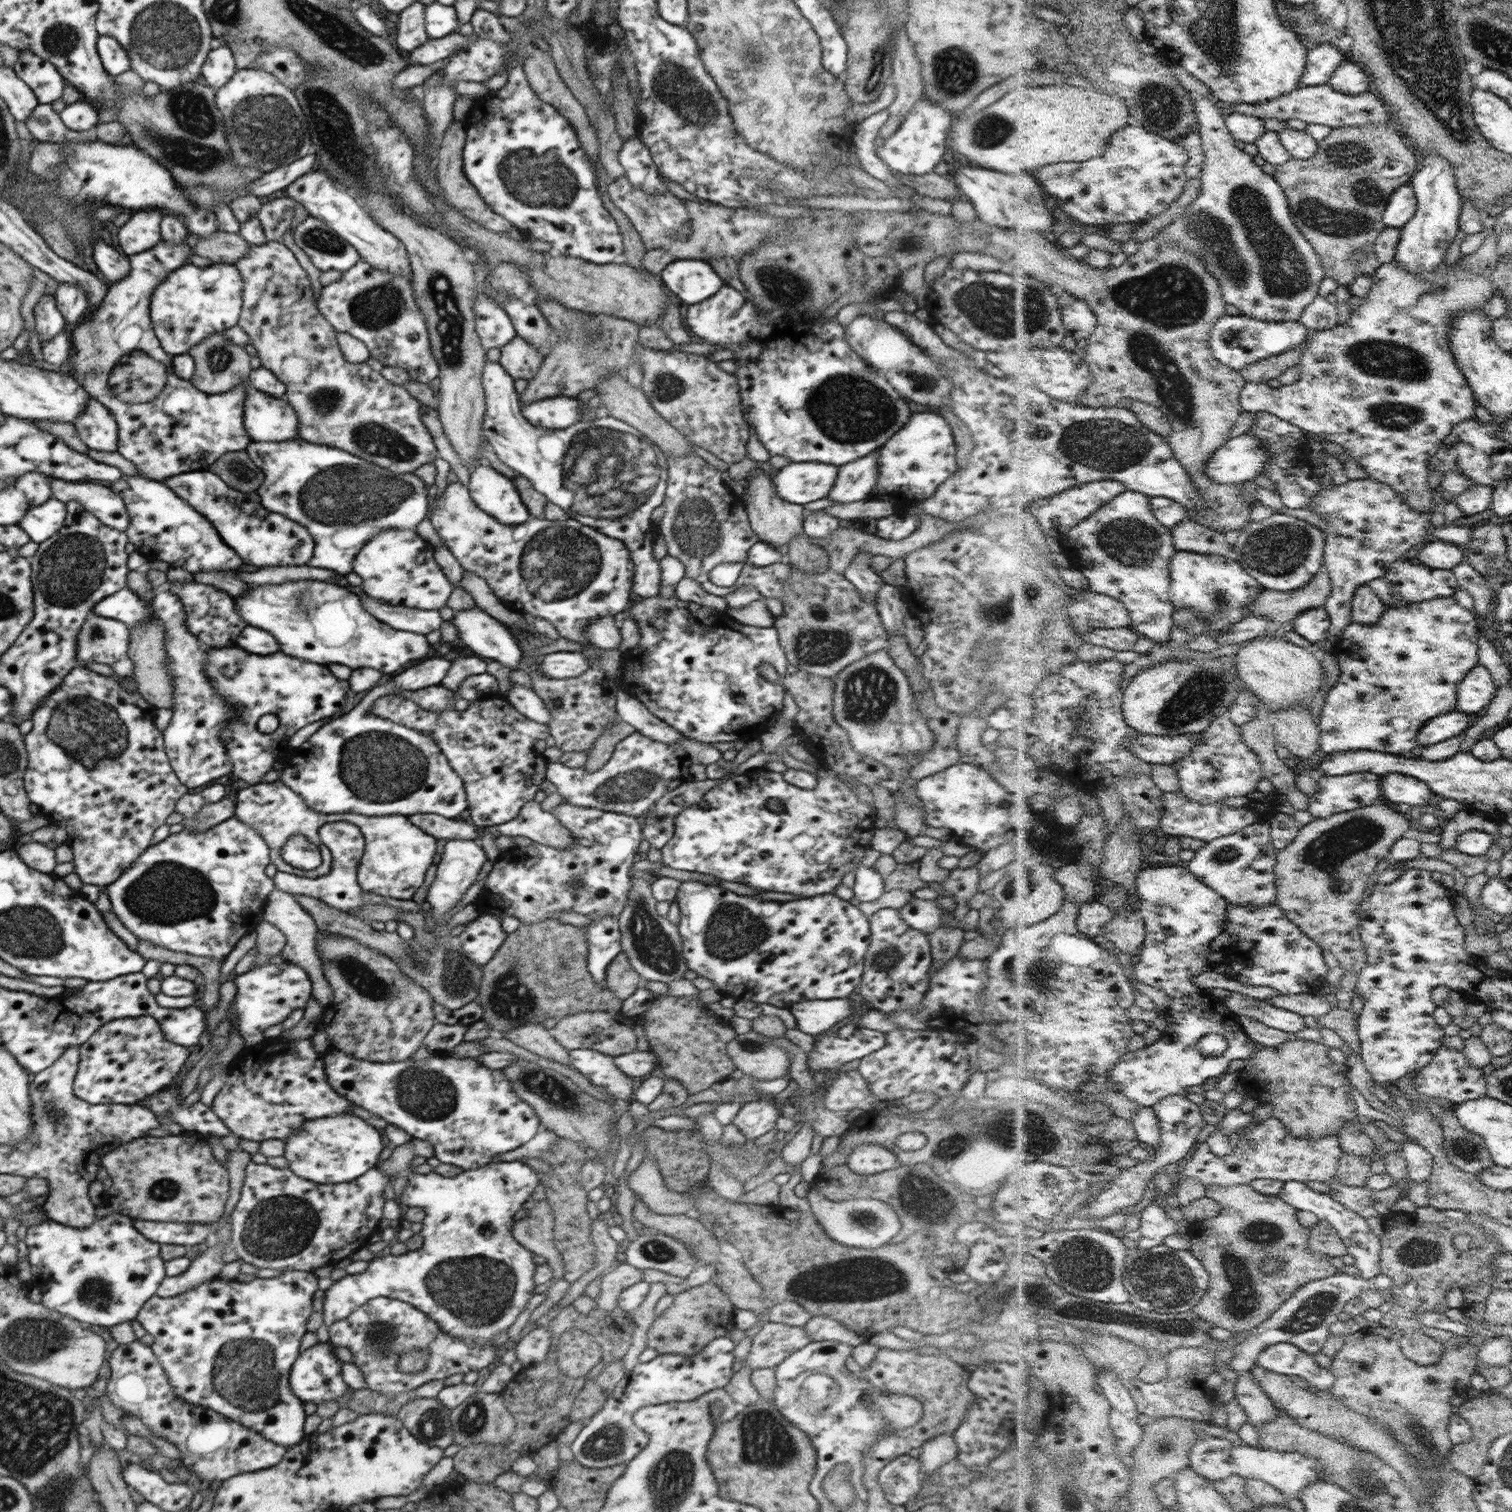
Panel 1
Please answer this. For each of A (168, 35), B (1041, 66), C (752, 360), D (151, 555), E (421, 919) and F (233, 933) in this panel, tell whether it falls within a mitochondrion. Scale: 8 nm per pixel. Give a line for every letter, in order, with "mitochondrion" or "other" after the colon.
A: mitochondrion
B: other
C: other
D: other
E: other
F: other

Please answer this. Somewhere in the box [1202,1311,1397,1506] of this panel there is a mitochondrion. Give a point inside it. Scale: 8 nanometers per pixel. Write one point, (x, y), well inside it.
(1367, 1478)

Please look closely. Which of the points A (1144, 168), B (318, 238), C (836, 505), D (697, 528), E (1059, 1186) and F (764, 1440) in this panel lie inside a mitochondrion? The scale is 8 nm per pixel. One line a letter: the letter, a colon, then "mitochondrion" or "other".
A: other
B: mitochondrion
C: other
D: mitochondrion
E: other
F: mitochondrion

